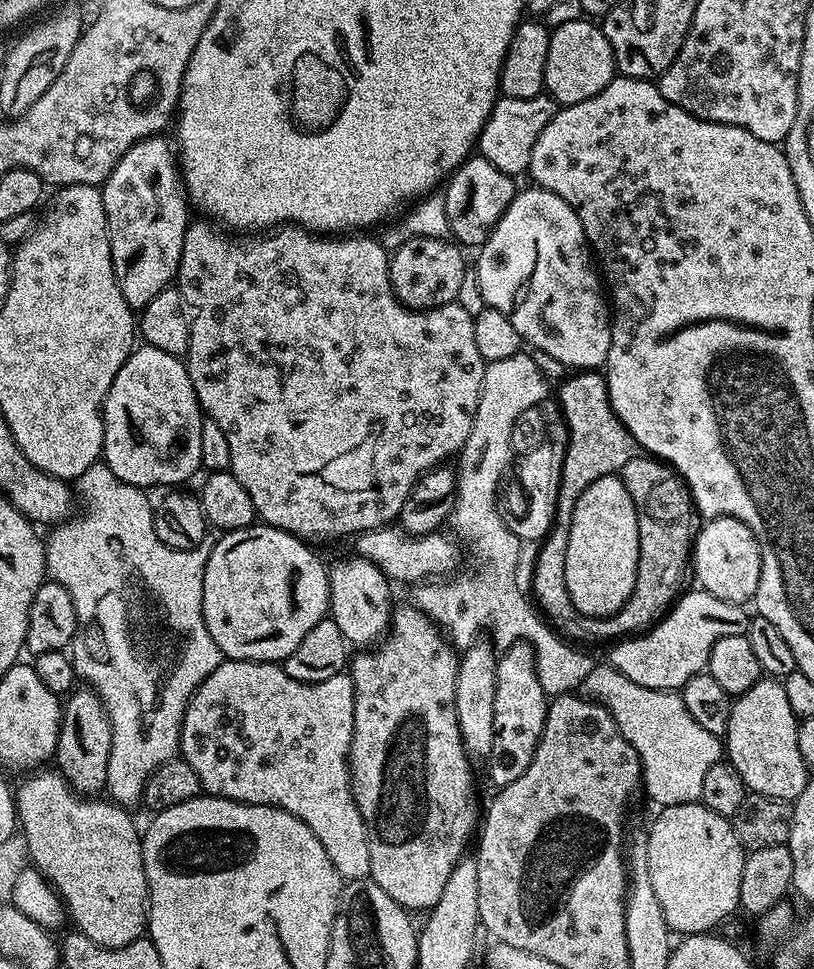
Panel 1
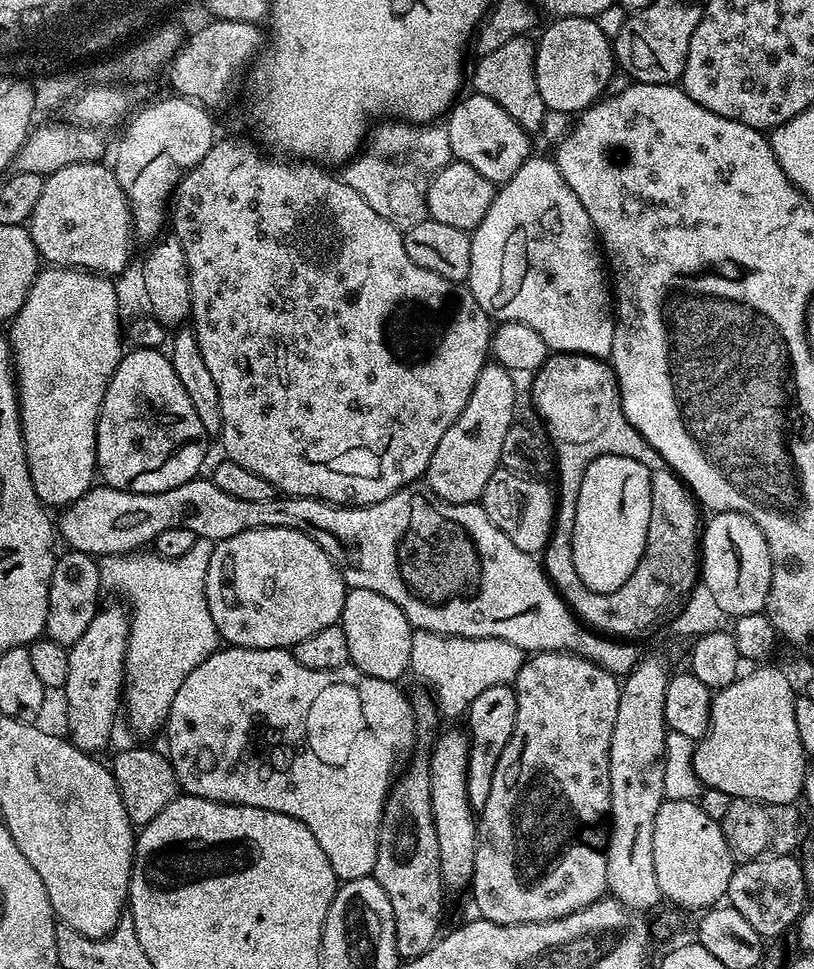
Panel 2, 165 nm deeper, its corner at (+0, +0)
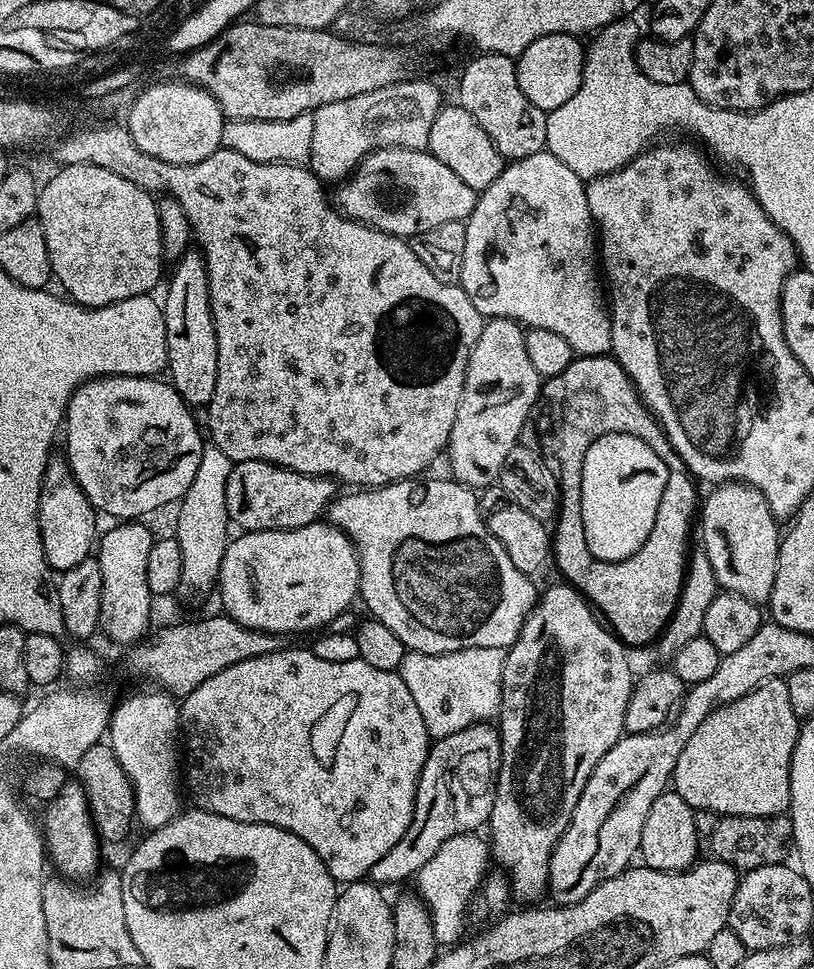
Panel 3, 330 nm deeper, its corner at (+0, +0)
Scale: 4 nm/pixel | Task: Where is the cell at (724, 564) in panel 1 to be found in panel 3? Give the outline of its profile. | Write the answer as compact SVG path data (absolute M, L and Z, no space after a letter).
M729 482L713 487L711 491L712 493L705 500L703 497L702 507L698 512L698 532L700 528L700 536L704 539L702 551L710 558L710 566L714 566L716 583L723 591L738 594L751 604L767 605L770 590L774 590L774 574L780 553L782 532L781 529L776 529L778 521L773 516L764 495L748 484Z

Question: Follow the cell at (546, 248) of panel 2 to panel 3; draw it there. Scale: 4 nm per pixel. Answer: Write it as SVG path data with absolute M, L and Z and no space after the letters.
M547 150L530 154L521 160L511 161L502 170L502 174L498 174L498 178L494 178L494 182L490 182L490 186L477 195L476 205L468 215L464 229L466 230L466 254L462 258L459 285L470 298L470 302L474 302L481 316L485 318L501 316L507 320L515 320L517 324L528 328L554 330L554 334L566 338L566 342L570 342L573 353L580 356L603 356L611 353L612 317L609 305L606 303L606 292L602 287L602 276L598 271L598 229L590 214L585 181L581 180L578 174L574 174L574 170L566 166L566 162L558 162L558 158L554 158L554 154Z

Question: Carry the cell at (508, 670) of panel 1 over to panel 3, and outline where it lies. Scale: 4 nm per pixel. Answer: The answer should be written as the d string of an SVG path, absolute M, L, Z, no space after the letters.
M485 722L466 726L458 734L441 736L428 749L428 757L418 778L414 814L406 834L378 862L370 873L371 883L377 886L411 881L416 873L438 854L442 842L455 836L467 836L483 829L494 810L496 776L500 773L502 742L495 723Z

